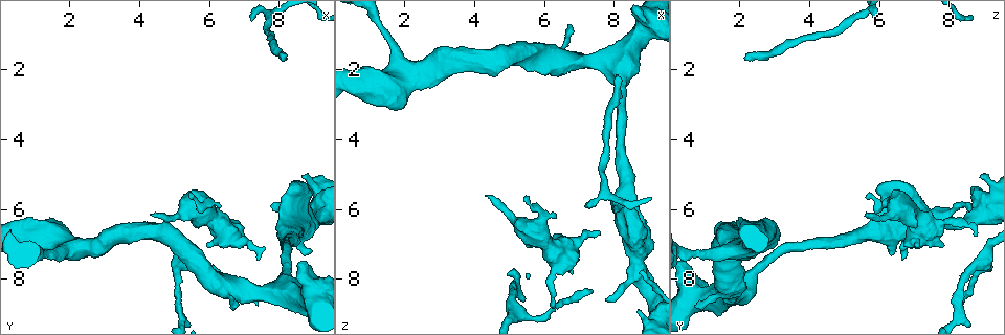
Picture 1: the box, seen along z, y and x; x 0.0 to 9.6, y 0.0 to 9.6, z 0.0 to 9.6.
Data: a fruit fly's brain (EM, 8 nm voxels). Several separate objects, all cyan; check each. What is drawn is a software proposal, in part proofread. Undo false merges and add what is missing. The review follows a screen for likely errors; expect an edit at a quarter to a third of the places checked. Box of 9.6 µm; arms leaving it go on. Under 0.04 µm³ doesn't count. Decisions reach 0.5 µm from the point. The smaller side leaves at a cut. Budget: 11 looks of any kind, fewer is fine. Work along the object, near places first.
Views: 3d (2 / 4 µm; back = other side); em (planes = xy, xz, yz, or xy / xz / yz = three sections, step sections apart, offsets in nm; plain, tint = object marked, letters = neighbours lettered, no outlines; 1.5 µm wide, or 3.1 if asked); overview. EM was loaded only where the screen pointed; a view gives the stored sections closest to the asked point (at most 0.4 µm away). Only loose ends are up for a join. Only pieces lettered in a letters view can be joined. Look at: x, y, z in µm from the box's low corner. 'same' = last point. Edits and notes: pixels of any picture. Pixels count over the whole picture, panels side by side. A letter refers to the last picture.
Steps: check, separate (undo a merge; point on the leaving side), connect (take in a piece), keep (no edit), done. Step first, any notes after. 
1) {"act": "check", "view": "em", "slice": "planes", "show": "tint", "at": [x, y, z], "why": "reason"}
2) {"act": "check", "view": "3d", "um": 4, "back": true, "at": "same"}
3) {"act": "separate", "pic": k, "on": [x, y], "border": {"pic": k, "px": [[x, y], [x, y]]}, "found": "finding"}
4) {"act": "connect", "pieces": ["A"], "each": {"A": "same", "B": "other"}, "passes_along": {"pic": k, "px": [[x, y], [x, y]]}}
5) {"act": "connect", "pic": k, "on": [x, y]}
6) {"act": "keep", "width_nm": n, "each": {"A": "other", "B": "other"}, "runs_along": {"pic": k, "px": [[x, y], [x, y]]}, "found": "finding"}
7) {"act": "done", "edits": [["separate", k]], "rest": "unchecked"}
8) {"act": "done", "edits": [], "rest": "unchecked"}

{"act": "check", "view": "em", "slice": "planes", "show": "tint", "at": [1.30, 7.30, 0.70]}

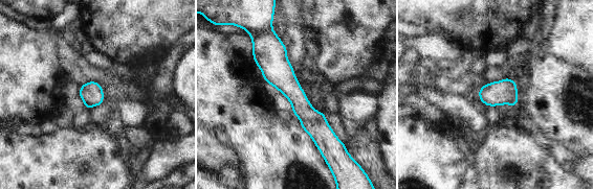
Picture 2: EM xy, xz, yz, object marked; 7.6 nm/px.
{"act": "check", "view": "em", "slice": "planes", "show": "letters", "at": "same", "why": "see the neighbours"}

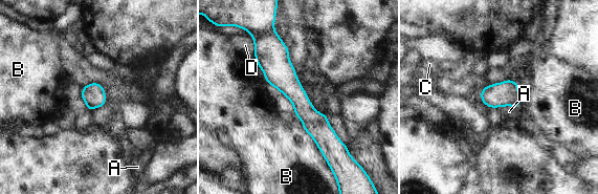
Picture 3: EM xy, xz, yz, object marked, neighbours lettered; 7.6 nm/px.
{"act": "keep", "width_nm": 180, "each": {"A": "other", "B": "other", "C": "other", "D": "other"}, "border": {"pic": 3, "px": [[515, 107], [502, 106], [500, 108]]}, "found": "continuous, no second cell"}

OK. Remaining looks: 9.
{"act": "check", "view": "em", "slice": "xz", "step": 8, "show": "tint", "at": [6.75, 8.80, 0.75], "why": "an open end"}

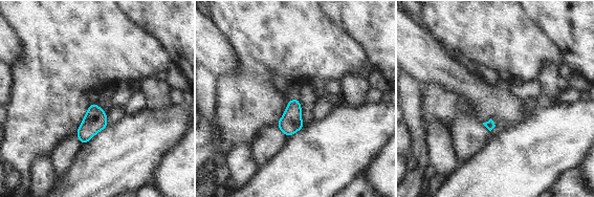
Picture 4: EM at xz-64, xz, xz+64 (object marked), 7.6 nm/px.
{"act": "check", "view": "em", "slice": "xz", "step": 8, "show": "letters", "at": "same"}

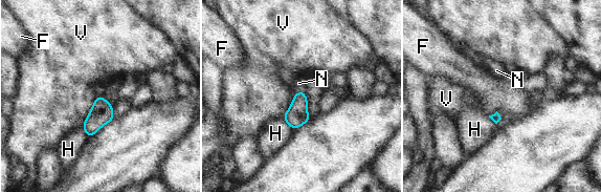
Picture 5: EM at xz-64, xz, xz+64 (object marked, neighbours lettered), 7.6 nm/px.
{"act": "connect", "pieces": ["N"], "each": {"F": "other", "H": "other", "N": "same", "V": "other"}, "passes_along": {"pic": 5, "px": [[296, 115], [299, 91], [298, 83]]}, "found": "it goes on there"}

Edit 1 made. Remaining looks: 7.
{"act": "check", "view": "3d", "um": 2, "at": [8.10, 1.70, 2.10], "why": "free end"}

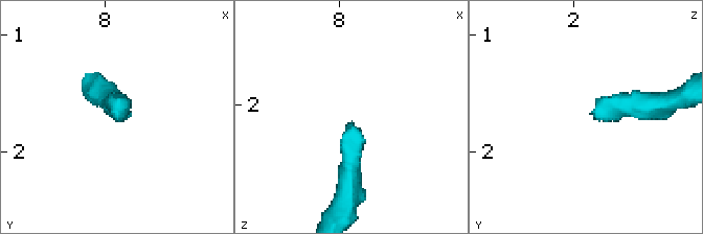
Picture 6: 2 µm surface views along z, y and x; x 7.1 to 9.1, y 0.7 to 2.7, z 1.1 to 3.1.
{"act": "check", "view": "em", "slice": "xy", "step": 8, "show": "letters", "at": [8.10, 1.66, 2.12]}

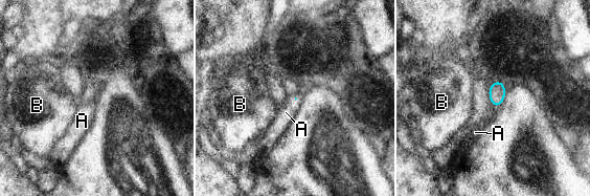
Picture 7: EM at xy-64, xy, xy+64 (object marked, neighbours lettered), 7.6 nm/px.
{"act": "check", "view": "em", "slice": "planes", "show": "letters", "at": "same", "why": "cut it another way"}

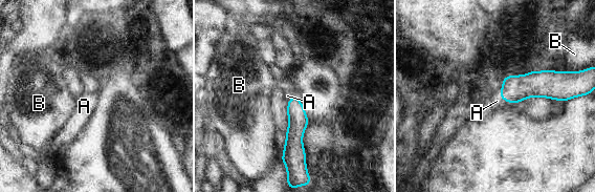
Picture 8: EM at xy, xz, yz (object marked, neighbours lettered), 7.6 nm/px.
{"act": "connect", "pieces": ["A"], "each": {"A": "same", "B": "other"}, "passes_along": {"pic": 8, "px": [[298, 121], [288, 100], [287, 96]]}, "found": "the cell continues"}

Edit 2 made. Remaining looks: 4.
{"act": "check", "view": "em", "slice": "planes", "show": "tint", "at": [4.30, 6.20, 5.60], "why": "an open end"}

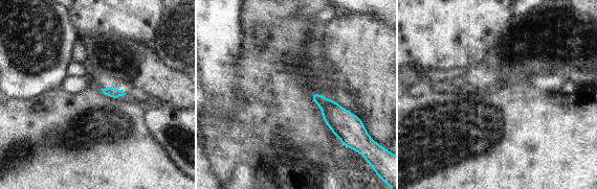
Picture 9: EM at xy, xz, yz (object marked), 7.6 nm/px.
{"act": "check", "view": "em", "slice": "planes", "show": "letters", "at": "same", "why": "what lies round it"}

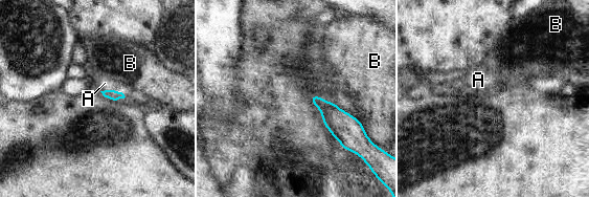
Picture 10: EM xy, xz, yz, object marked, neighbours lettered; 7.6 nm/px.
{"act": "connect", "pieces": ["A"], "each": {"A": "same", "B": "other"}, "passes_along": {"pic": 10, "px": [[111, 93], [103, 91], [105, 83]]}, "found": "it goes on there"}

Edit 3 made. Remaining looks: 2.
{"act": "done", "edits": [["connect", 5], ["connect", 8], ["connect", 10]], "rest": "unchecked"}

